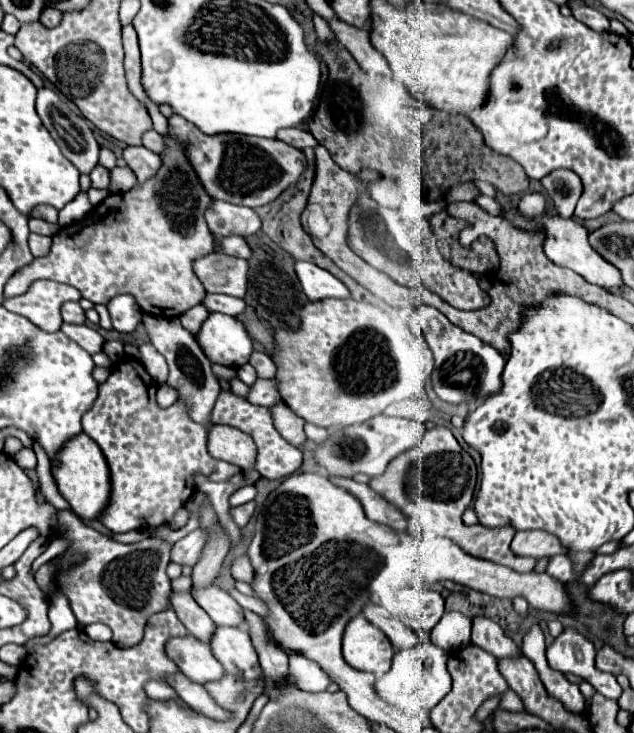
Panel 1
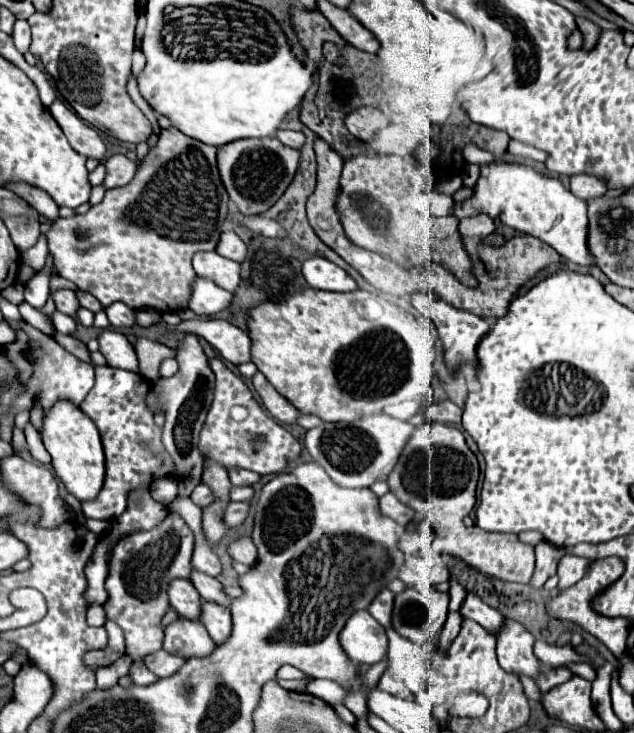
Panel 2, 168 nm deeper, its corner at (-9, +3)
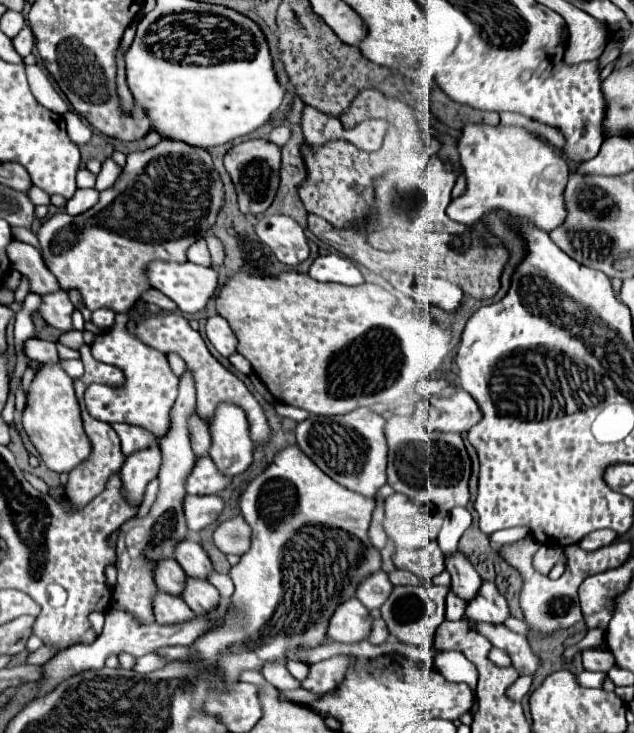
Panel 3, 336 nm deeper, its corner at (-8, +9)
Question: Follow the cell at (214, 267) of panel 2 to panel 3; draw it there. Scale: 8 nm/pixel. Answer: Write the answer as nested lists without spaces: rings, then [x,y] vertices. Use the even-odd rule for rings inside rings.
[[[198,239],[194,245],[188,247],[186,251],[186,257],[190,263],[198,263],[198,265],[210,265],[210,259],[208,259],[208,247],[206,247],[206,241],[204,239]]]

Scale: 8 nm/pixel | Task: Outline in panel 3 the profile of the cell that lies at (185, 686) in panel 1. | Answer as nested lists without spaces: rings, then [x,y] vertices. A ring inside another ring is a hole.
[[[148,653],[148,655],[136,659],[134,671],[138,671],[138,673],[150,673],[150,671],[156,671],[160,667],[164,667],[164,659],[158,657],[156,653]]]

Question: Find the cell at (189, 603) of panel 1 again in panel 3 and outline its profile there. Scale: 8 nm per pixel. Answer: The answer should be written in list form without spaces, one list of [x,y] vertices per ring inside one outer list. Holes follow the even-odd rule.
[[[160,559],[154,567],[154,579],[156,579],[156,587],[164,593],[170,595],[180,595],[180,591],[184,589],[184,571],[180,571],[180,565],[174,559]]]

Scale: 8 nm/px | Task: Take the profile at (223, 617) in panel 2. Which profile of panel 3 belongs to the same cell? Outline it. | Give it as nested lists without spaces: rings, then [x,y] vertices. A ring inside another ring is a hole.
[[[188,577],[186,585],[184,585],[184,591],[182,591],[182,599],[186,601],[186,605],[194,613],[204,615],[204,613],[212,611],[220,603],[220,593],[208,581],[196,579],[196,577]]]

